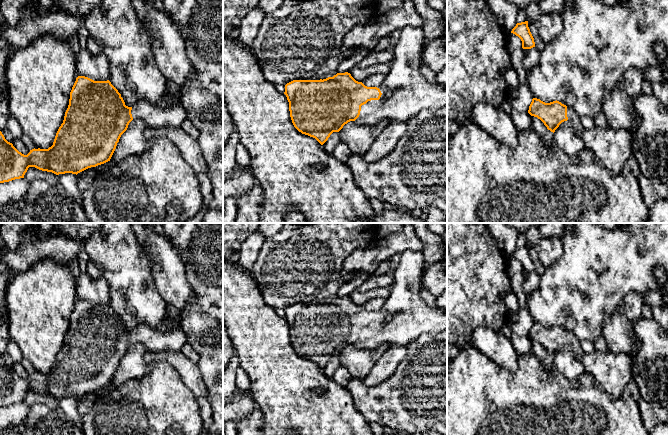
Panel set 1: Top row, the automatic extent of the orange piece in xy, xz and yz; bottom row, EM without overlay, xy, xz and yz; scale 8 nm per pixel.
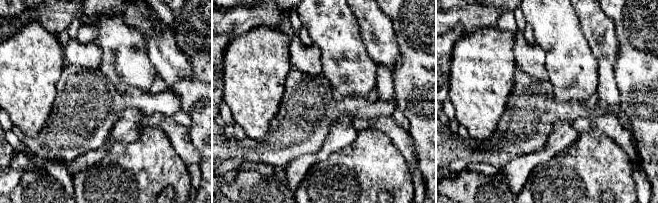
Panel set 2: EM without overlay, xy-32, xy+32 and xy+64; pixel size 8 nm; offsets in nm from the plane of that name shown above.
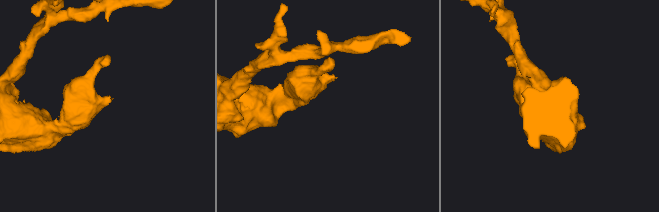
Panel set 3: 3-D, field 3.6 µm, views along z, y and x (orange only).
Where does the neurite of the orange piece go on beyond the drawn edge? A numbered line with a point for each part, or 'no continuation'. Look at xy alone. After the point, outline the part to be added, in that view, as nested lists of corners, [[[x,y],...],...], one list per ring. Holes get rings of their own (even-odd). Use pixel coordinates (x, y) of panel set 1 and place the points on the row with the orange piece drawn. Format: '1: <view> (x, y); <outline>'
1: xy (154, 116); [[[139,101],[132,106],[131,114],[133,120],[141,120],[150,129],[166,126],[179,127],[184,121],[188,120],[188,112],[181,102],[162,108],[159,103],[152,104],[147,101]]]

